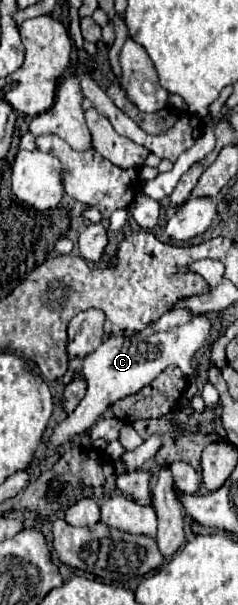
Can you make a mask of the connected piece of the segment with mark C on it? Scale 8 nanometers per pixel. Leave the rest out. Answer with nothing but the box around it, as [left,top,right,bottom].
[47,309,209,449]

